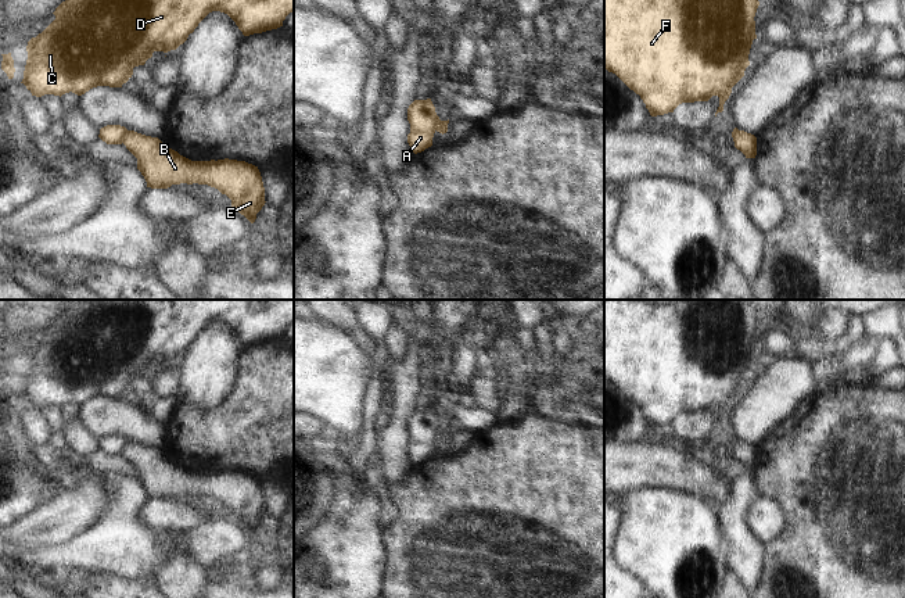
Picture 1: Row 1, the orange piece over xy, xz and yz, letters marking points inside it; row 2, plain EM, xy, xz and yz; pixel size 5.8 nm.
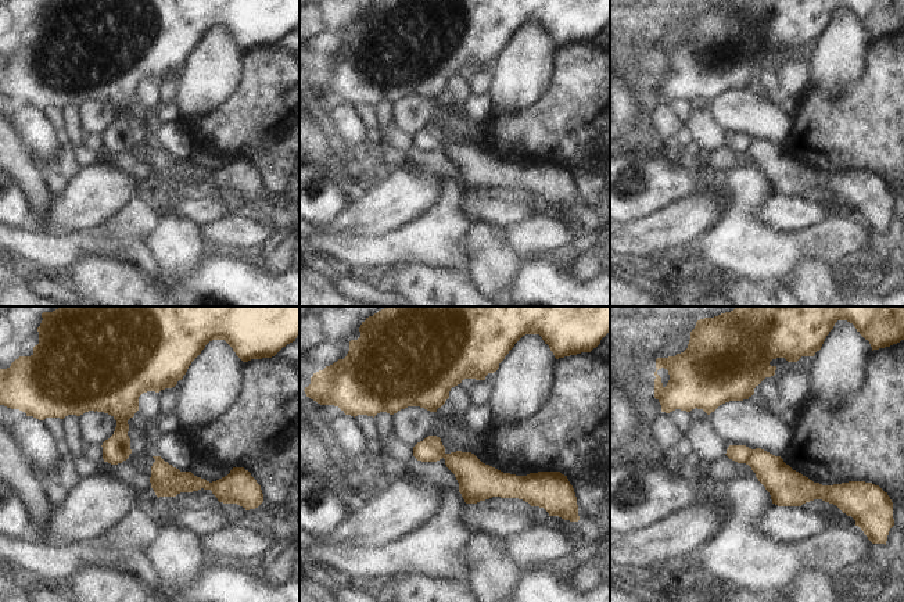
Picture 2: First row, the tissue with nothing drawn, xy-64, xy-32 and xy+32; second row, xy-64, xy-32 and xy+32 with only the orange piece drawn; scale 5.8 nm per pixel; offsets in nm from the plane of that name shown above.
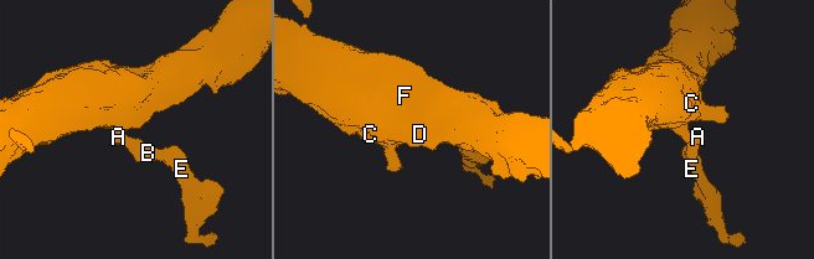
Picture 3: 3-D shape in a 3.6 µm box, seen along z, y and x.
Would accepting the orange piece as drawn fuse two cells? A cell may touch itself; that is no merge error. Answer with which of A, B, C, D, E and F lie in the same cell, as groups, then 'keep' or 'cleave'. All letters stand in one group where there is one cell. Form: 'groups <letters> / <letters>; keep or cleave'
groups A C D F / B E; cleave

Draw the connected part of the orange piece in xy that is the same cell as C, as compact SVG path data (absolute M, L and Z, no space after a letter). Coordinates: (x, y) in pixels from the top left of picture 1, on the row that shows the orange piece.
M65 0L53 12L55 19L42 33L28 42L28 60L21 83L24 83L32 96L36 97L42 97L44 94L61 97L69 92L82 96L97 86L122 87L122 85L132 78L134 67L144 65L146 61L152 57L154 51L164 51L166 54L170 50L176 50L187 40L188 35L194 32L198 24L212 11L227 14L236 22L243 35L249 36L283 26L285 17L294 11L294 0Z

